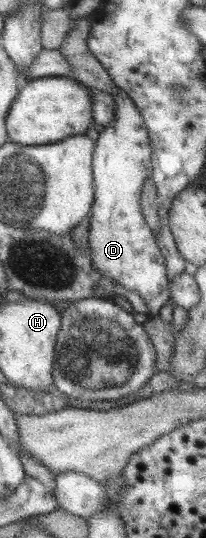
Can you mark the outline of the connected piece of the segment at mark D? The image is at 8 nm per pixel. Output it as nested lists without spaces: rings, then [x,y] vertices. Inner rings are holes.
[[[121,88],[112,92],[116,102],[116,115],[105,126],[97,138],[93,155],[93,186],[94,204],[91,207],[91,225],[89,225],[88,244],[91,249],[90,257],[93,267],[107,279],[125,287],[127,290],[139,293],[147,303],[150,314],[159,317],[159,309],[170,302],[170,287],[167,280],[166,258],[161,253],[155,234],[144,220],[141,210],[141,197],[146,178],[152,176],[152,146],[150,136],[145,126],[142,114],[137,110],[135,103]]]

